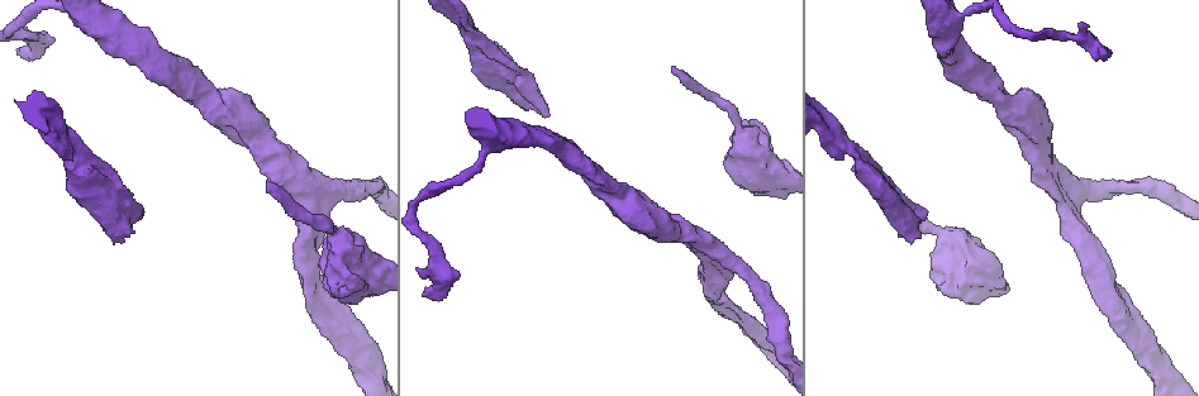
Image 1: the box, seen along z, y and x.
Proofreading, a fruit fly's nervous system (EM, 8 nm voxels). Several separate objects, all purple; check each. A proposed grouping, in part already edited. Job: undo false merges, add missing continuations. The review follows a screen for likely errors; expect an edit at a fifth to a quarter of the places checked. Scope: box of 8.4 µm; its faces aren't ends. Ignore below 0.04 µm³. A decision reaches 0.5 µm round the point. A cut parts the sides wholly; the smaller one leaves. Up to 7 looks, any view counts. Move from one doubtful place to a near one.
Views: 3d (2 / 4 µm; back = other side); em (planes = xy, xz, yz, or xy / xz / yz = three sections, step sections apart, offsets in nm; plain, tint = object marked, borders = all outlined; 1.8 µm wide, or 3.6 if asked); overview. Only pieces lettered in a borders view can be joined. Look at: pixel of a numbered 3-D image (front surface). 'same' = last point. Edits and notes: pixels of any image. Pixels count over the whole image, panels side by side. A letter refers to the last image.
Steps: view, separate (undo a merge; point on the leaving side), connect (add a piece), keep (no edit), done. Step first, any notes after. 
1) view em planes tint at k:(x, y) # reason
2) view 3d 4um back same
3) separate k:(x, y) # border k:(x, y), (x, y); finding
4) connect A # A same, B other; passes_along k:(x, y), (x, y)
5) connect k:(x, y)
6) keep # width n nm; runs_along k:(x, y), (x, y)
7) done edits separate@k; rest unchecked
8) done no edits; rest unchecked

view em planes borders at 1:(266, 180) # end of a long branch

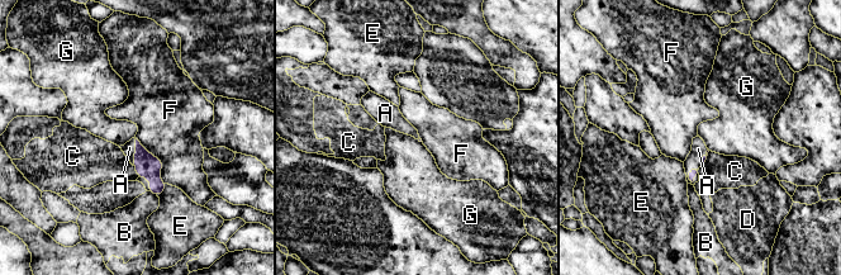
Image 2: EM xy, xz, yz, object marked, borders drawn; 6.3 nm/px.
connect A # longest_contact F 360 nm; A same, B other, C other, D other, E other, F other, G other; the neuron continues

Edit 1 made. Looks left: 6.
view overview # see it whole again

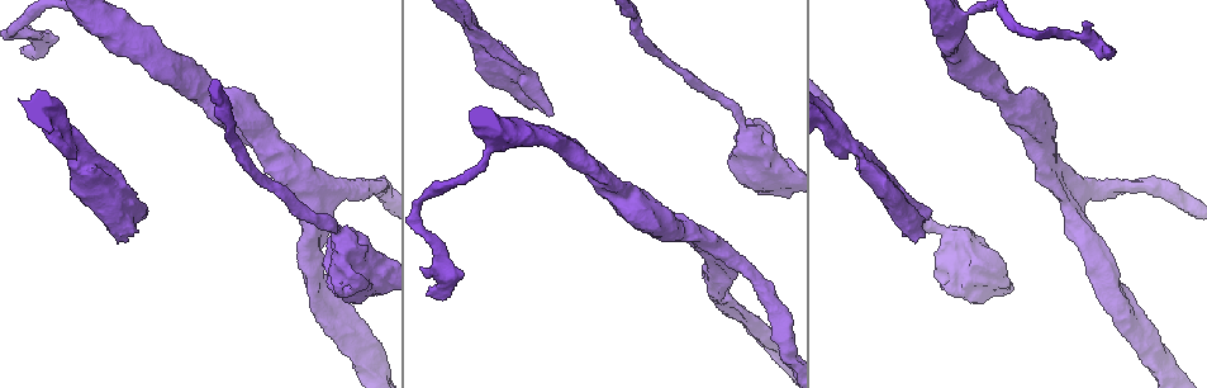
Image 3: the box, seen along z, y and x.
view 3d 2um at 3:(762, 122) # stops while still wide

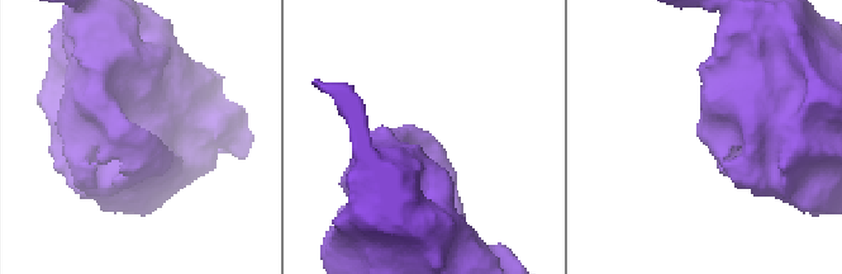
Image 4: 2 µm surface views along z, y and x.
view em xy step 4 tint at 4:(422, 134)

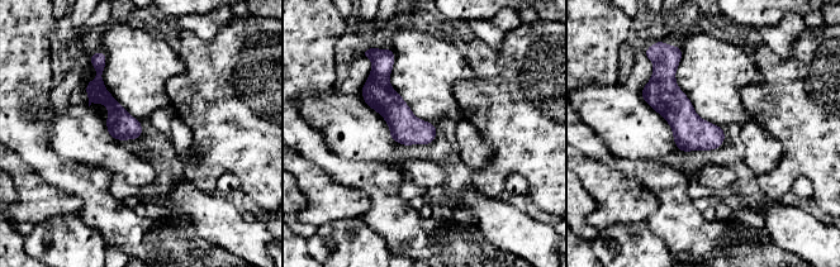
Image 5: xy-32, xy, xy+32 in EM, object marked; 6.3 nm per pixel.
view em planes borders same # cut it another way

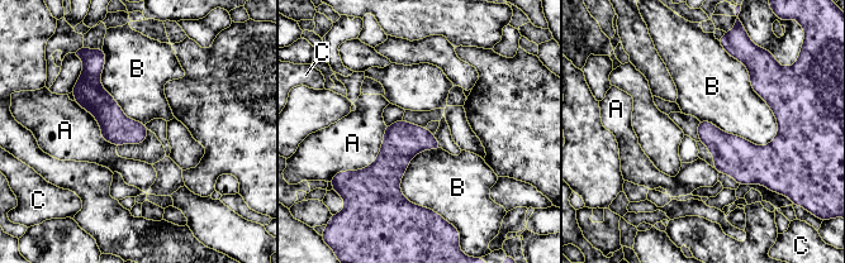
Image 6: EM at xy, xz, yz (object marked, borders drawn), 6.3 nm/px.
keep # A other, B other, C other; no lettered piece goes on from it

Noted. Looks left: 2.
view em planes tint at 3:(23, 50) # branch stops here

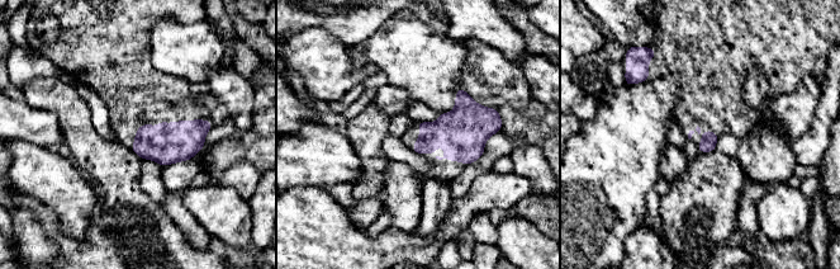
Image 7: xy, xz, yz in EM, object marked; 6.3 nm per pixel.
view em planes borders same # see the neighbours

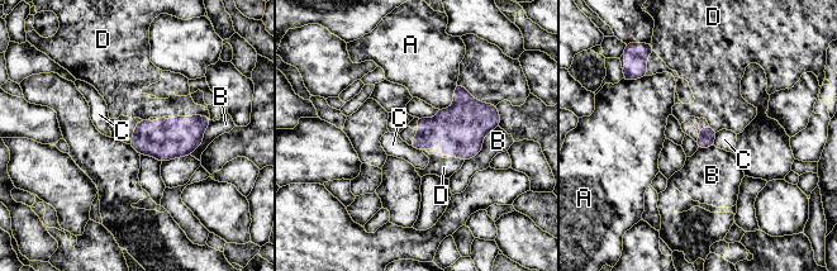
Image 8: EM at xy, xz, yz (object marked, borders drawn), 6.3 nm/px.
connect D # longest_contact B 320 nm; A other, B other, C other, D same; it goes on there

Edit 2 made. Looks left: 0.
done edits connect@2, connect@8; rest unchecked

